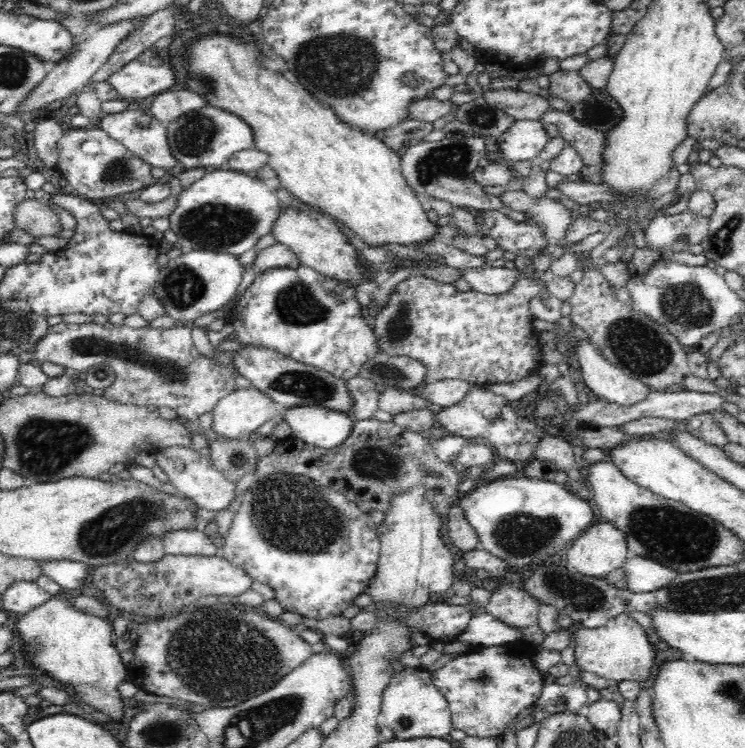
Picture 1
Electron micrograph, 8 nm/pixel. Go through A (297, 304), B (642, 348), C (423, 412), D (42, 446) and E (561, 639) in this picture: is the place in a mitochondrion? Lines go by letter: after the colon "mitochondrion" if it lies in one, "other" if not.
A: mitochondrion
B: mitochondrion
C: other
D: mitochondrion
E: other

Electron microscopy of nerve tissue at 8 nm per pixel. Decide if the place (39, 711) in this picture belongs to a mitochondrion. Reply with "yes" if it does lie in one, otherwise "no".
no

